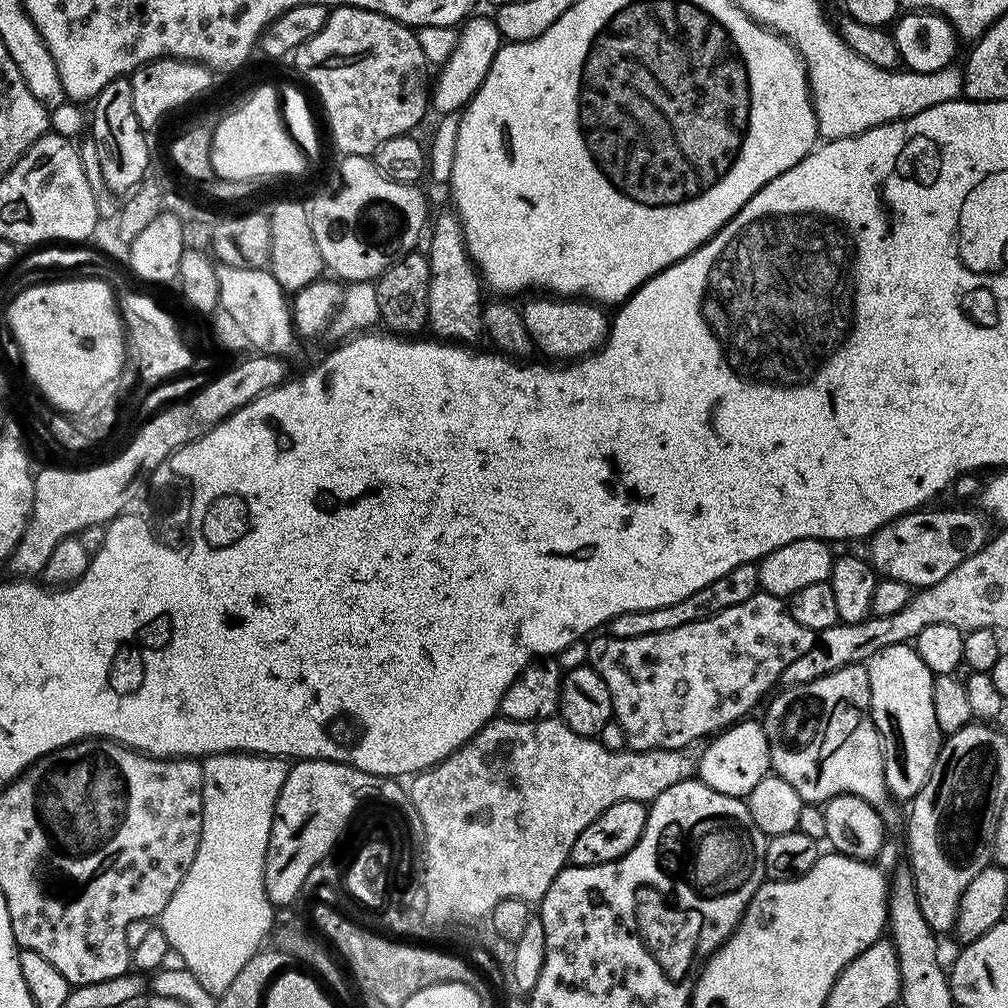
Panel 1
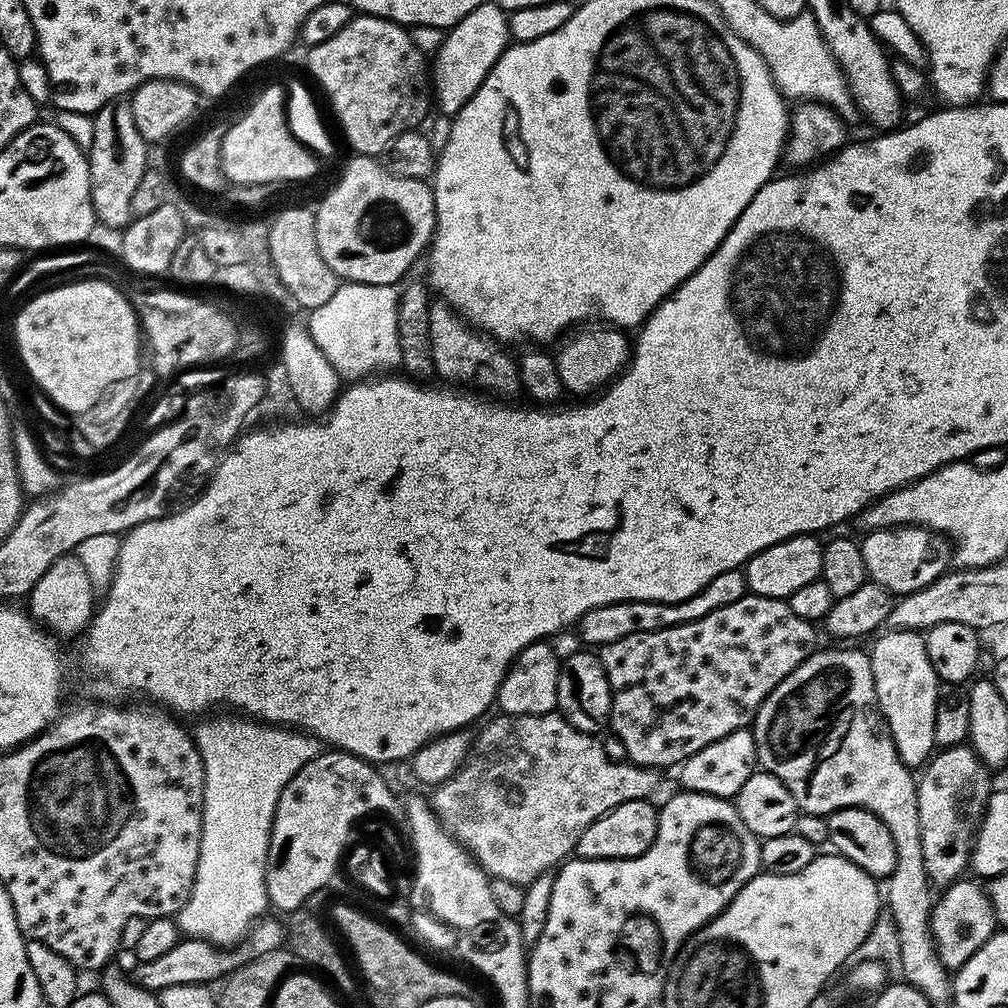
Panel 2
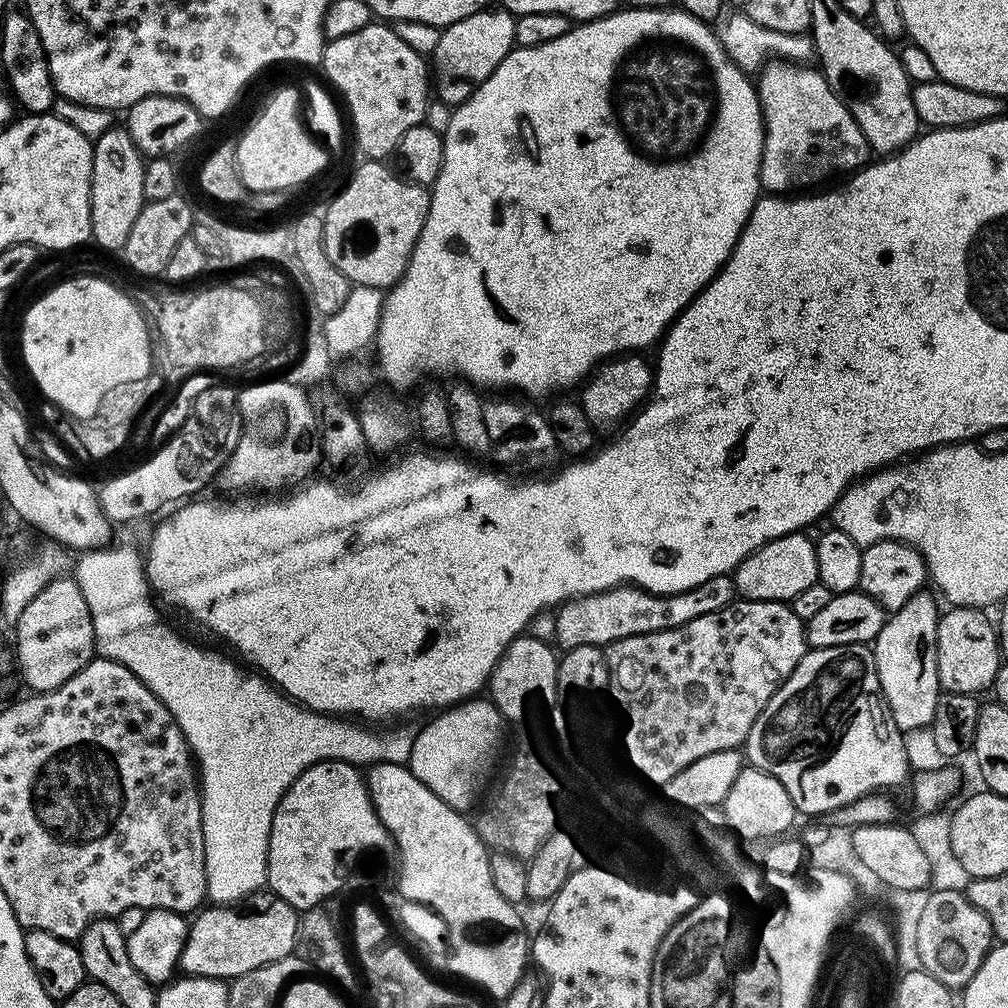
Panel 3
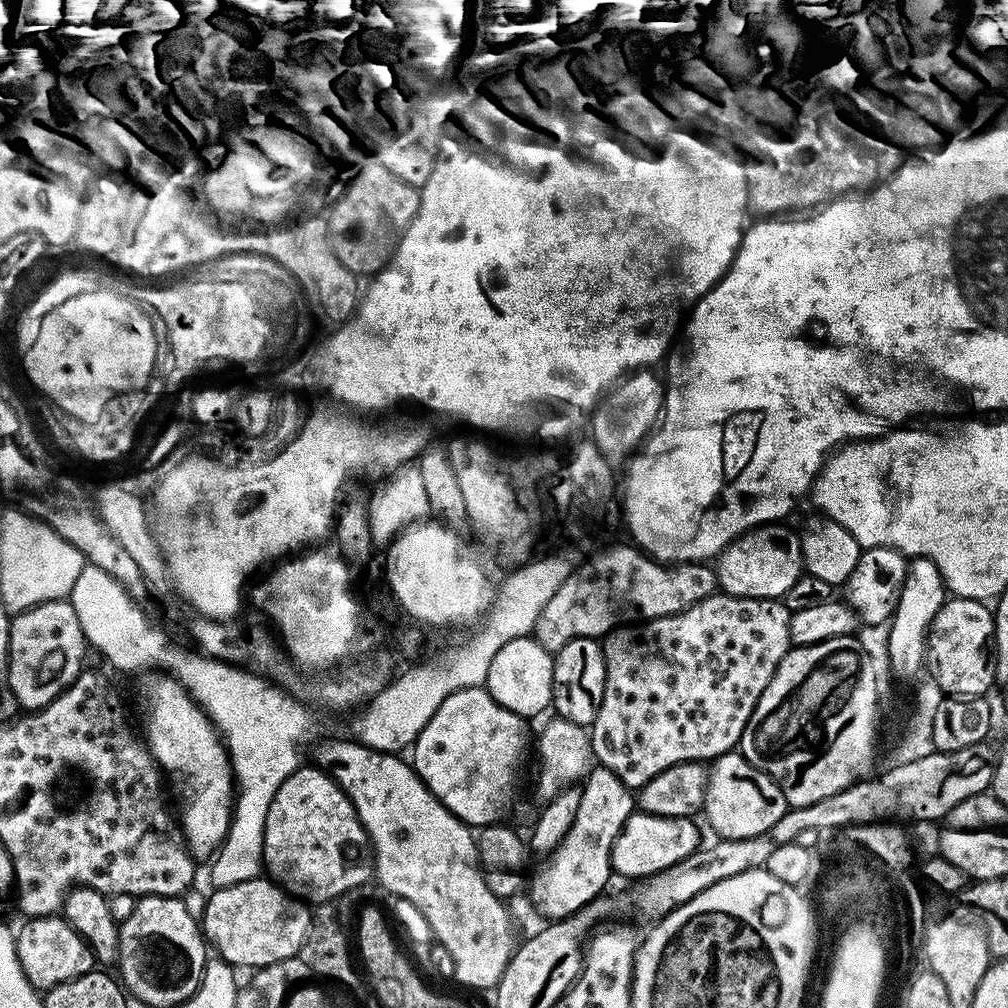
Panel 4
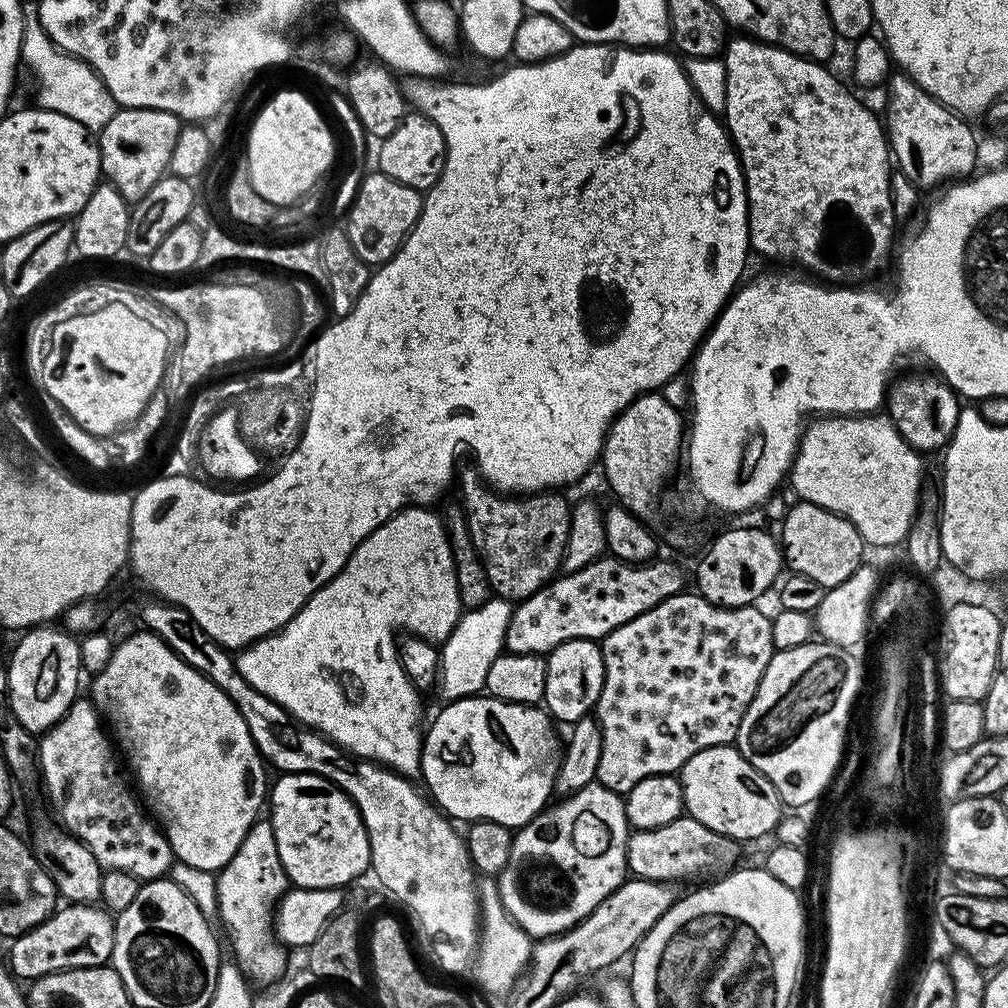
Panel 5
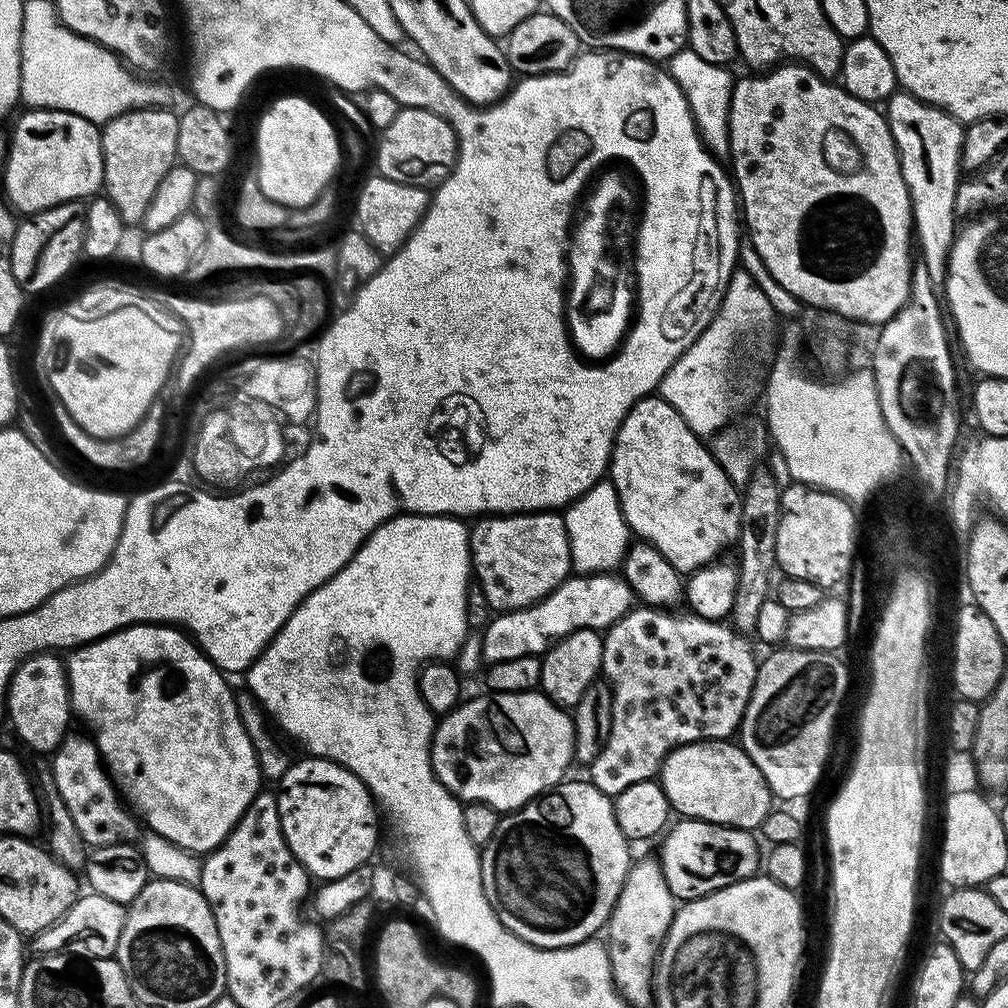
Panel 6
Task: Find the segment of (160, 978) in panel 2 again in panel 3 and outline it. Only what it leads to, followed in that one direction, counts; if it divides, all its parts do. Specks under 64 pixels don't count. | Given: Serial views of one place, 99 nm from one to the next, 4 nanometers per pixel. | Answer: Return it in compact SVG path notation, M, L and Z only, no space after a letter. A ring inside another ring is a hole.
M270 890L251 892L231 906L201 907L194 919L188 926L187 944L182 952L179 971L184 976L225 982L251 972L259 973L260 968L266 966L276 966L276 956L288 953L295 940L294 932L302 925L297 910Z

